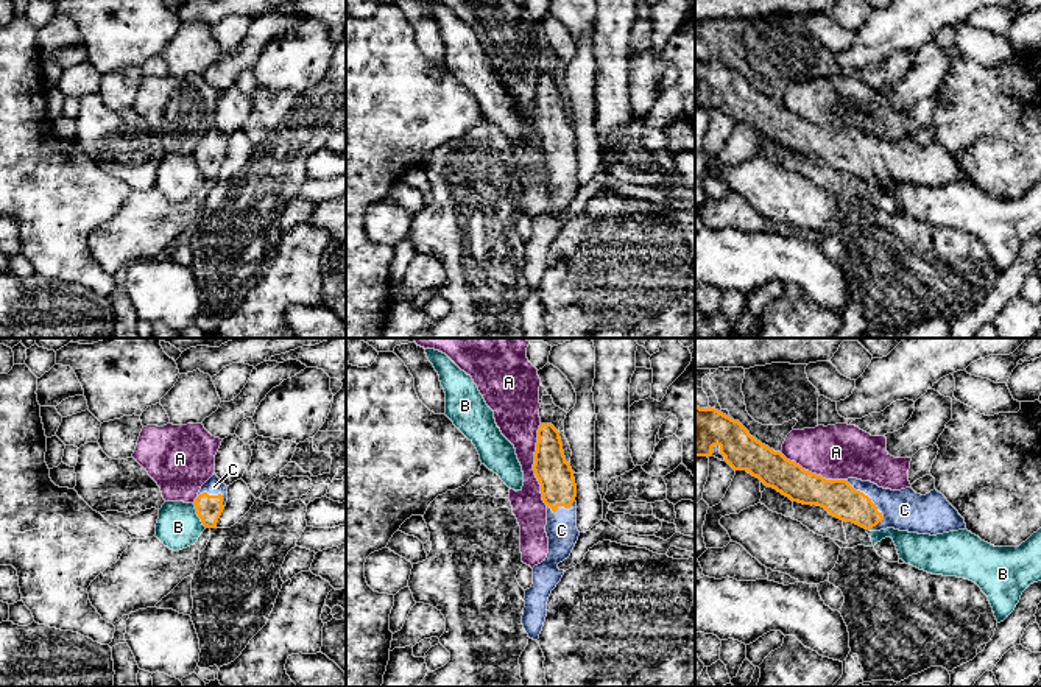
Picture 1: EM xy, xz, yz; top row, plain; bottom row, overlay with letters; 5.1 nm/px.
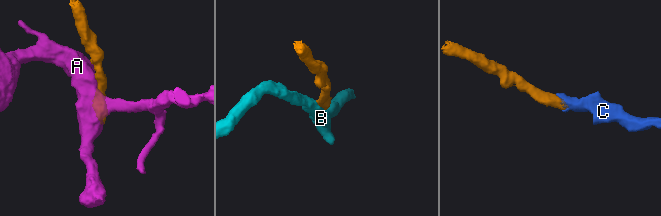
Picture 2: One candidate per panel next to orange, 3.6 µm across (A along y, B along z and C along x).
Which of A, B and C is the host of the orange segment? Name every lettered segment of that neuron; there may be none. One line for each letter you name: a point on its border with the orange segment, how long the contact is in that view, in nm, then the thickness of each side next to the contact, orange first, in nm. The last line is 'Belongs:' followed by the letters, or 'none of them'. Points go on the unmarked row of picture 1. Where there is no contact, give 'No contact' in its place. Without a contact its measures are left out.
C: Touches orange at yz (870, 151). Shared border 300 nm. Thickness 180 nm (orange) against 220 nm
Belongs: C

